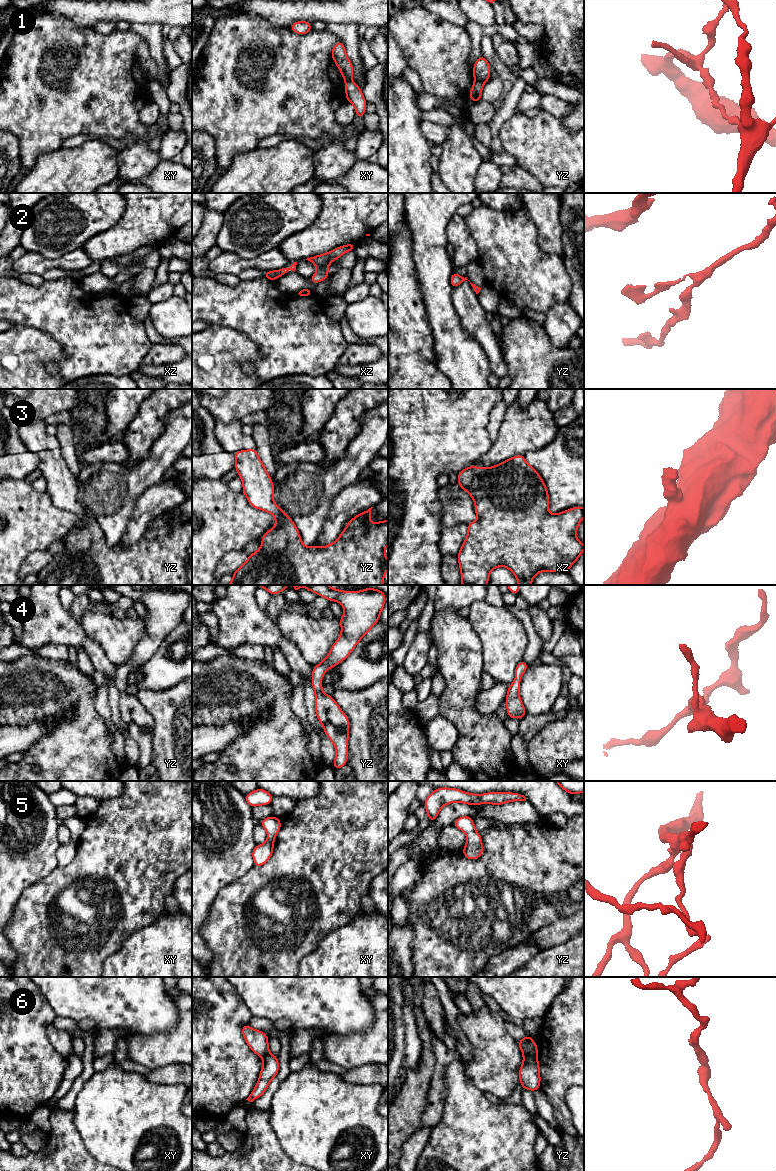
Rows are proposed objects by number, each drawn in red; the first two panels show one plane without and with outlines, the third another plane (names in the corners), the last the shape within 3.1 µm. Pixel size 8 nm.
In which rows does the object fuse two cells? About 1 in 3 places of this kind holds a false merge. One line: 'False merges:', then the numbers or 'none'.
False merges: 1, 6

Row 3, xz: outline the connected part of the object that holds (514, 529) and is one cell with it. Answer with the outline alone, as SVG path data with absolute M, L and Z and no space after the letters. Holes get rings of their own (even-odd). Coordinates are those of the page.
M516 455L504 462L499 463L496 466L489 468L477 468L475 465L467 467L458 473L458 483L463 490L467 491L475 502L475 513L478 516L478 520L467 524L468 534L462 547L457 555L459 561L459 567L461 571L462 585L487 585L489 580L490 571L499 566L504 566L512 571L518 580L518 585L531 585L534 576L543 571L549 572L567 572L569 568L577 561L584 550L584 544L580 542L575 534L577 532L579 523L584 517L584 508L575 506L572 509L568 509L561 513L550 514L547 511L549 506L549 494L542 477L538 472L530 466L523 455Z

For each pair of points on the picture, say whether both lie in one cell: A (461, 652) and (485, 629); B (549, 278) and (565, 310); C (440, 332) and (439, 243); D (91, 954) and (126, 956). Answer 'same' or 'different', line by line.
A: different
B: different
C: same
D: different

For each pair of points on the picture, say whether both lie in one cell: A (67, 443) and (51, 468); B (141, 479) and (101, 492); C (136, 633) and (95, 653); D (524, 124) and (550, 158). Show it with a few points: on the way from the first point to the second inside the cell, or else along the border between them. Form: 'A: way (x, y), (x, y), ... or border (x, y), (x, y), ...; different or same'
A: border (55, 436), (60, 453), (72, 474); different
B: way (131, 482), (117, 486), (111, 491); same
C: border (85, 634), (99, 645), (115, 668); different
D: way (526, 132), (544, 150); same

